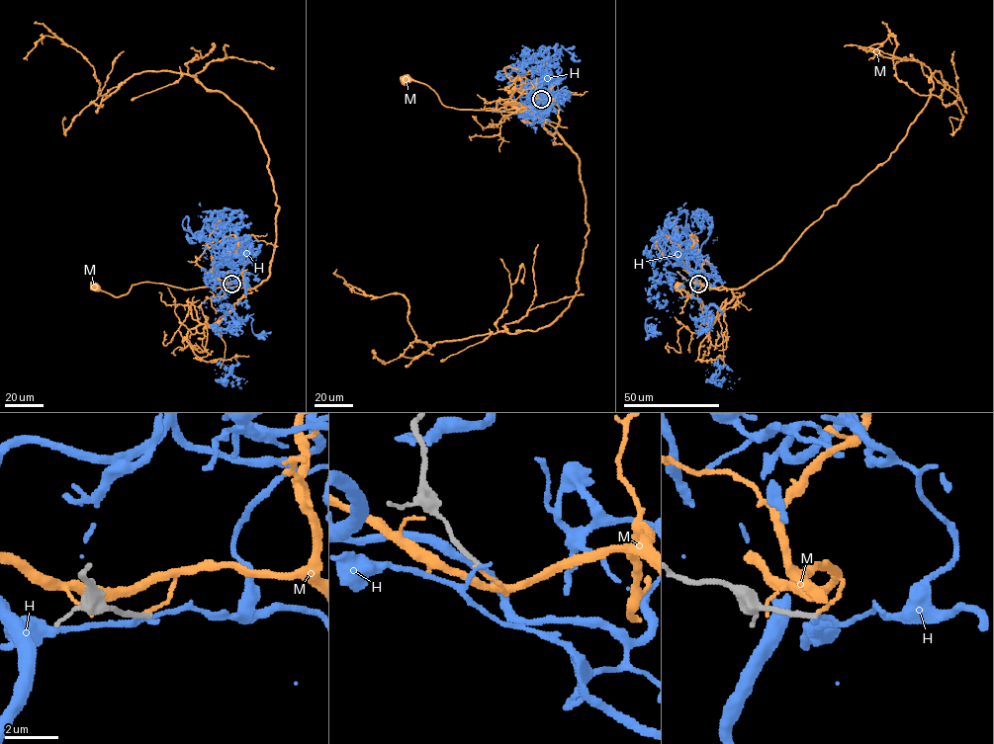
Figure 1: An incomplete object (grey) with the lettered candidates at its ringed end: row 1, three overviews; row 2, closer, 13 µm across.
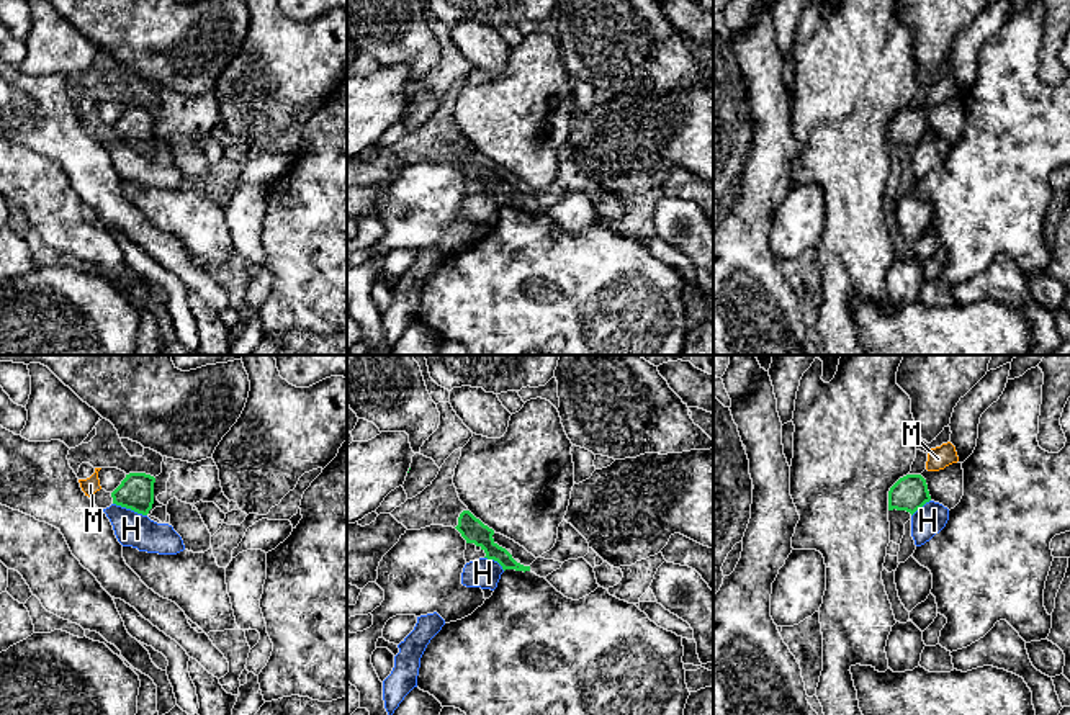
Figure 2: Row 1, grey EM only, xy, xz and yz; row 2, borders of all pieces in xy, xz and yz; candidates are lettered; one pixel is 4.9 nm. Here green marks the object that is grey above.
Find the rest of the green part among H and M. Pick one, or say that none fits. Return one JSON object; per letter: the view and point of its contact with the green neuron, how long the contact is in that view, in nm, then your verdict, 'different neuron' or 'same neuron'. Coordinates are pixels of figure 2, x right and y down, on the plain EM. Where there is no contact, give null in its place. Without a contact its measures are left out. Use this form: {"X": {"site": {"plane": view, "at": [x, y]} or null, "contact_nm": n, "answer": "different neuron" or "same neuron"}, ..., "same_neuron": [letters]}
{"H": {"site": {"plane": "xy", "at": [130, 141]}, "contact_nm": 180, "answer": "different neuron"}, "M": {"site": null, "answer": "different neuron"}, "same_neuron": []}

